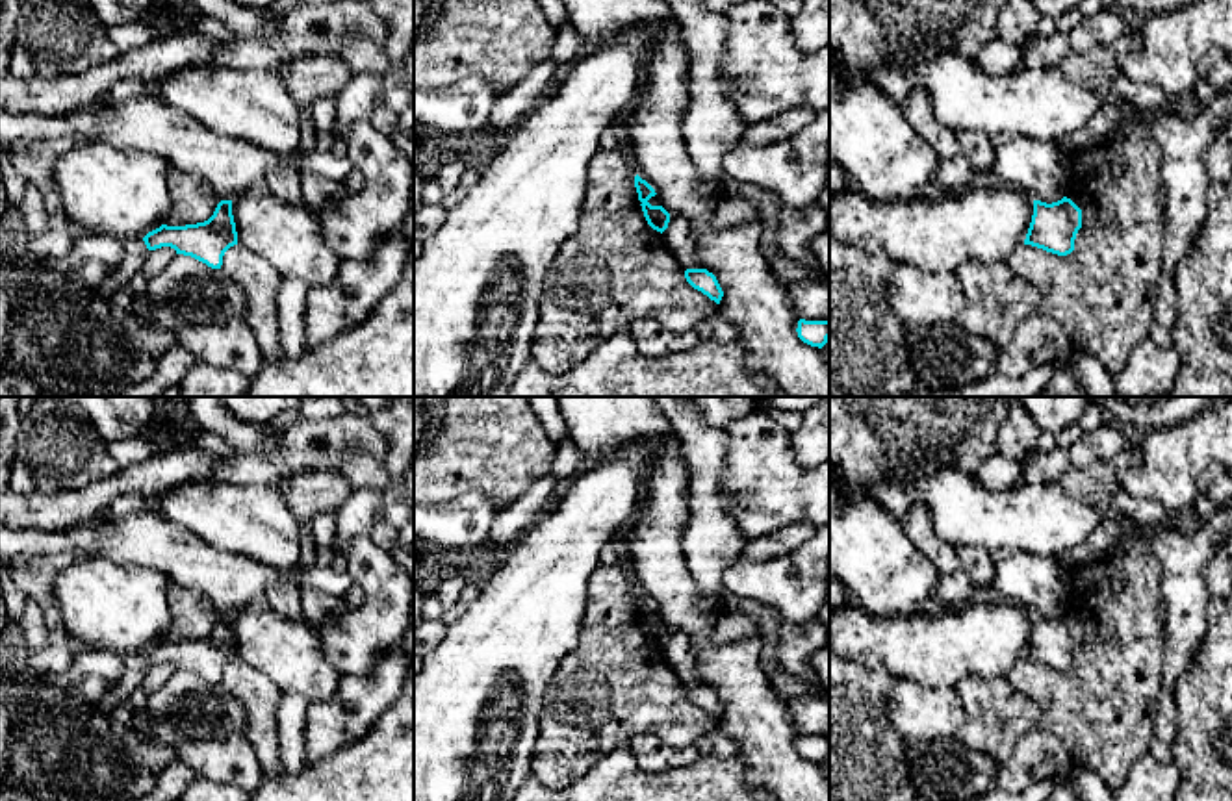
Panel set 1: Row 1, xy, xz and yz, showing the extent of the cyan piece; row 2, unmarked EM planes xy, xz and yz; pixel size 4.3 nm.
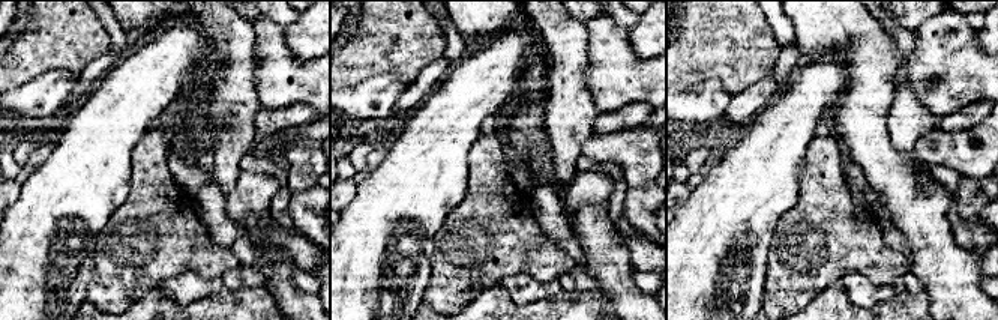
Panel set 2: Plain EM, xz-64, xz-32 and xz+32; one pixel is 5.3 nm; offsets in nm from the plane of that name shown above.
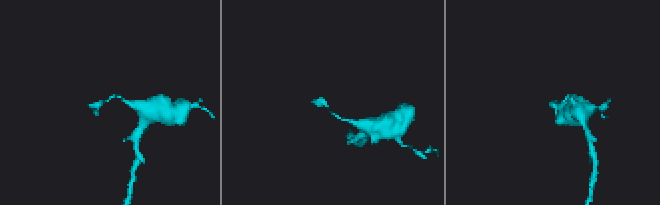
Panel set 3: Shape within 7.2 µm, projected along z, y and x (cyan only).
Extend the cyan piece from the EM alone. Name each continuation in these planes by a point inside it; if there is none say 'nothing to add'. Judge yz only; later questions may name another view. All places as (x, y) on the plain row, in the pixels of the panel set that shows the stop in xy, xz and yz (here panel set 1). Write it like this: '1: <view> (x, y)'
nothing to add

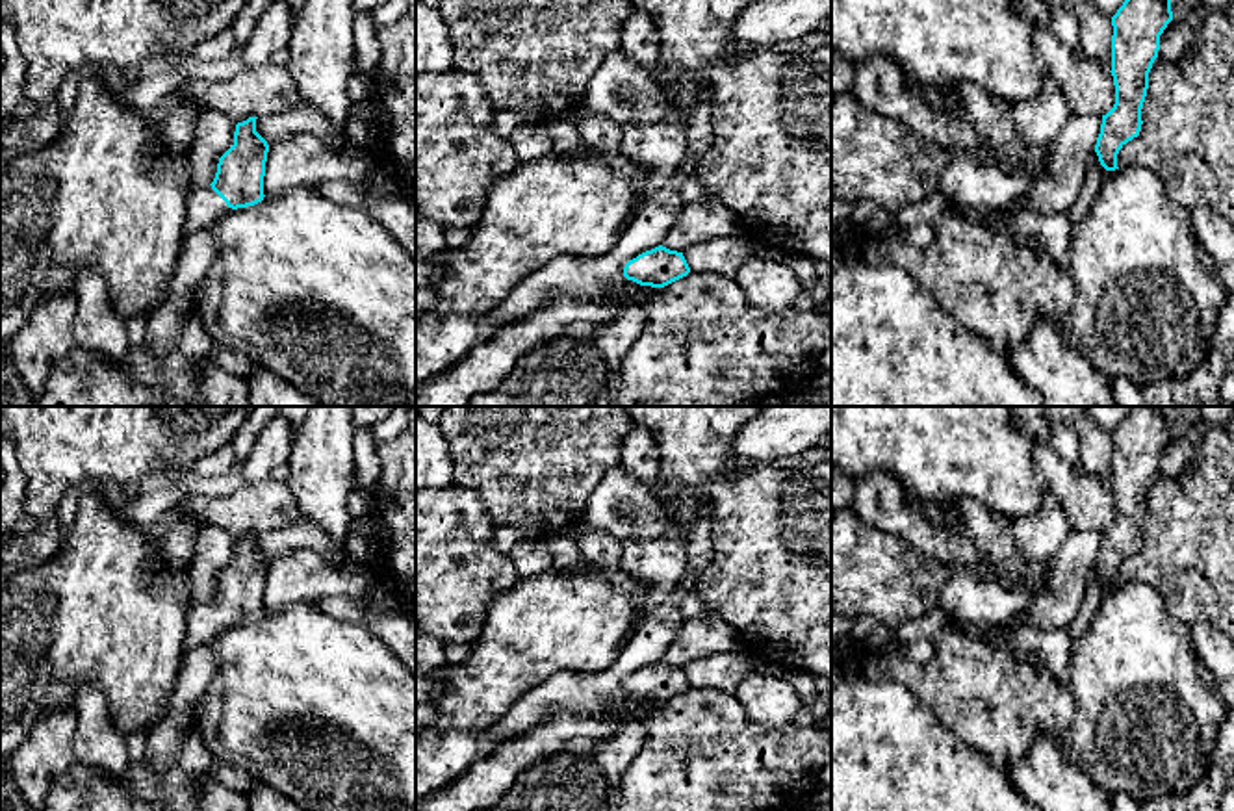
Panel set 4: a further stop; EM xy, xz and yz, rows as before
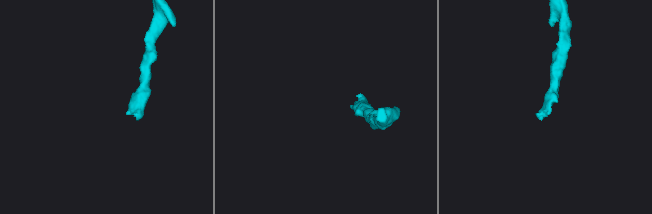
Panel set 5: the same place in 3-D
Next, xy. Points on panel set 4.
1: xy (203, 622)

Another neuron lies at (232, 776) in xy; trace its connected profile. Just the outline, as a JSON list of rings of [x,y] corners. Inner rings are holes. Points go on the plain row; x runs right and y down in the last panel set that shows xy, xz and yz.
[[[213,759],[210,772],[215,779],[245,796],[249,794],[254,783],[252,776],[219,759]]]

